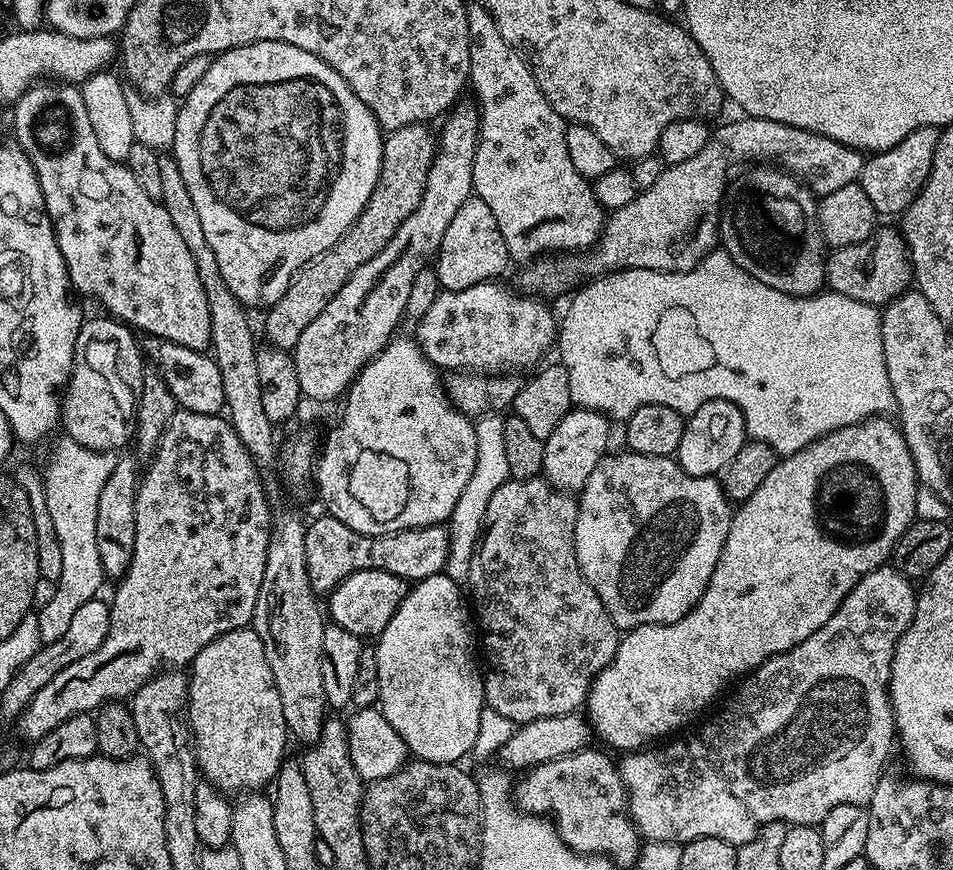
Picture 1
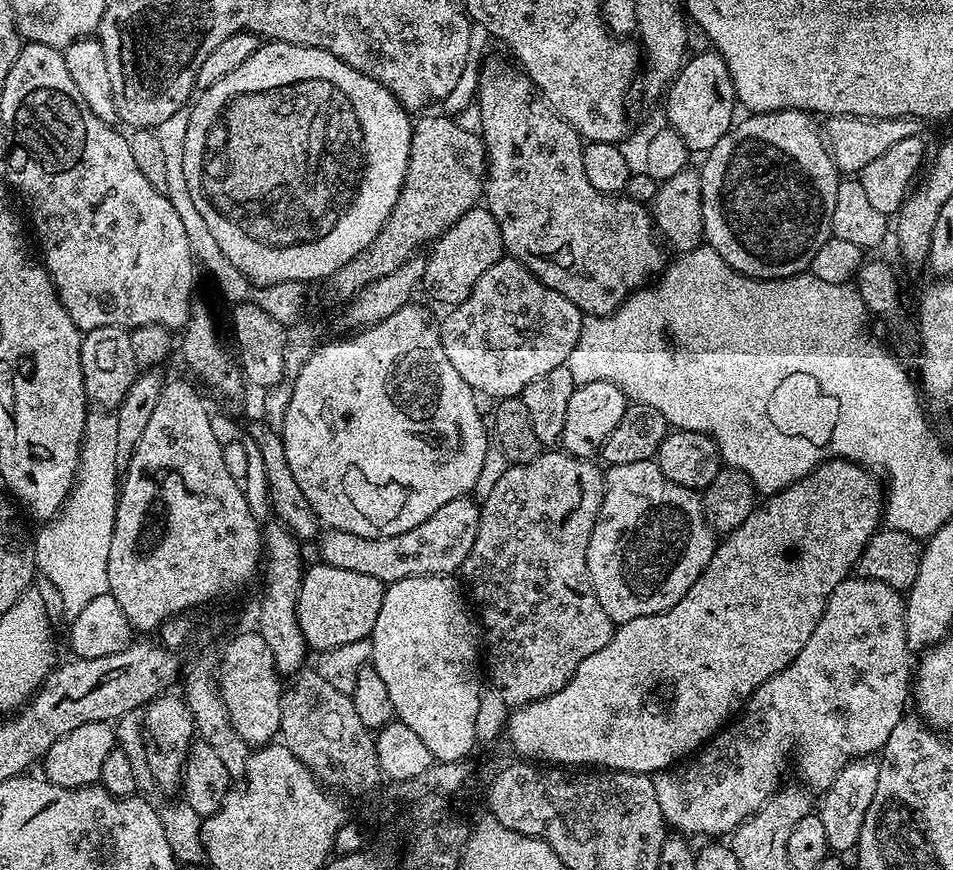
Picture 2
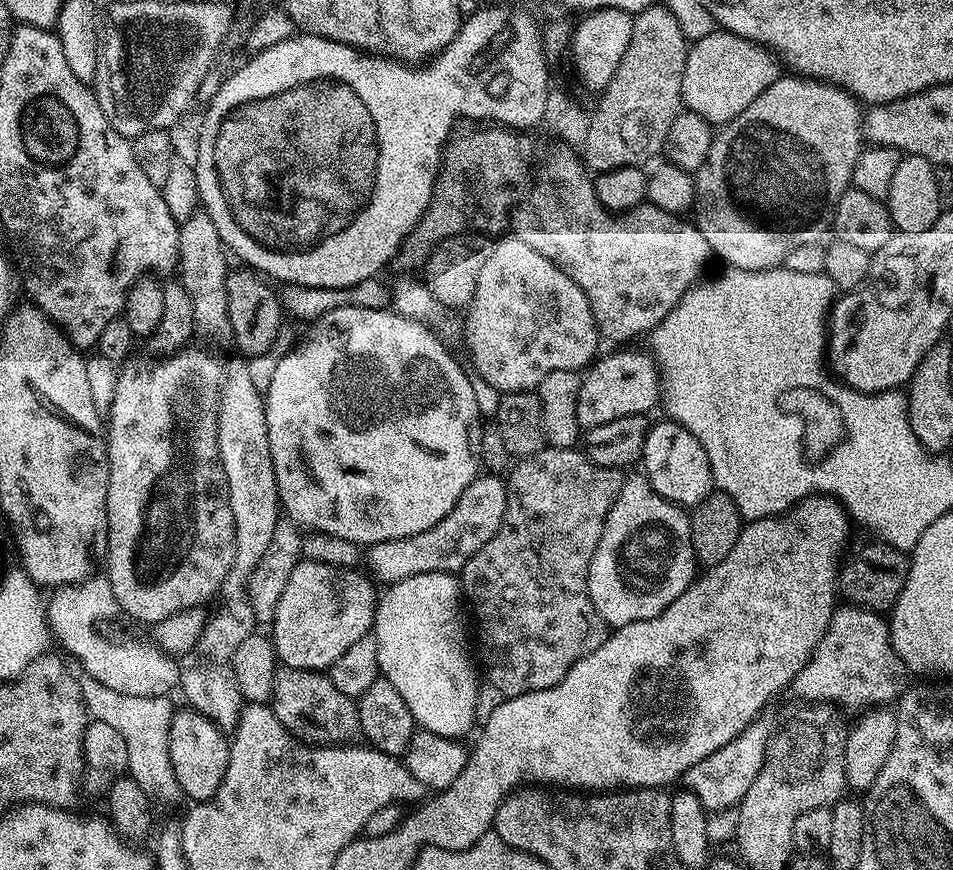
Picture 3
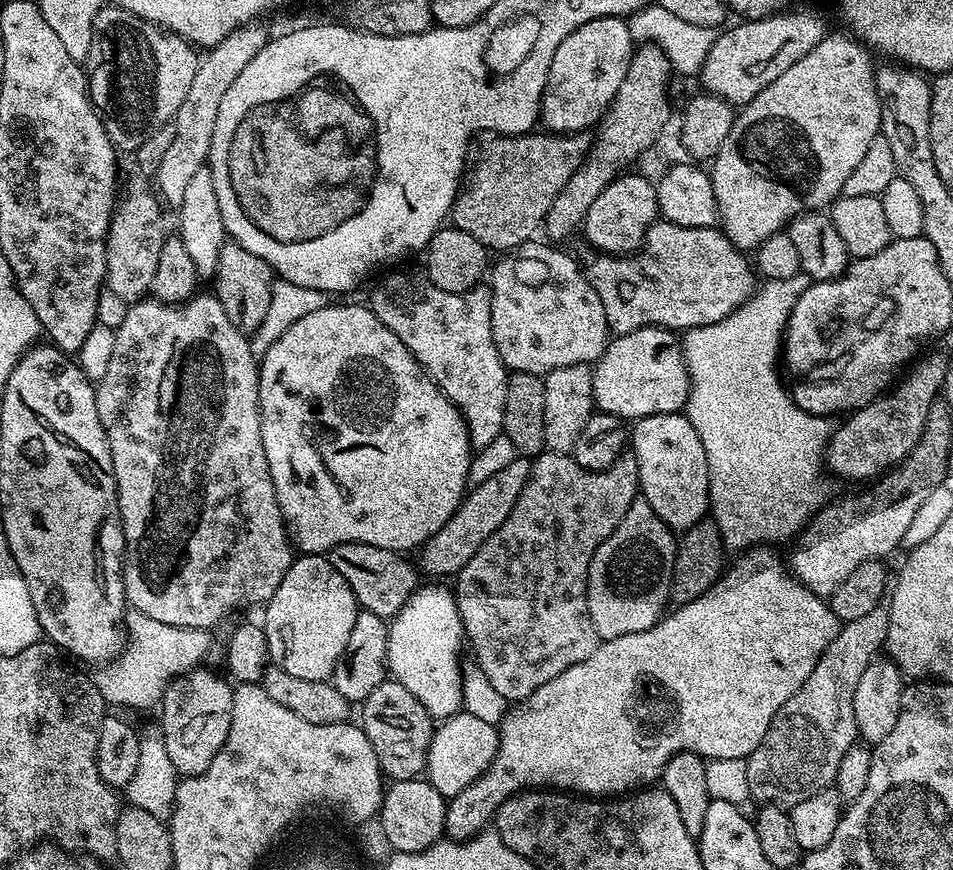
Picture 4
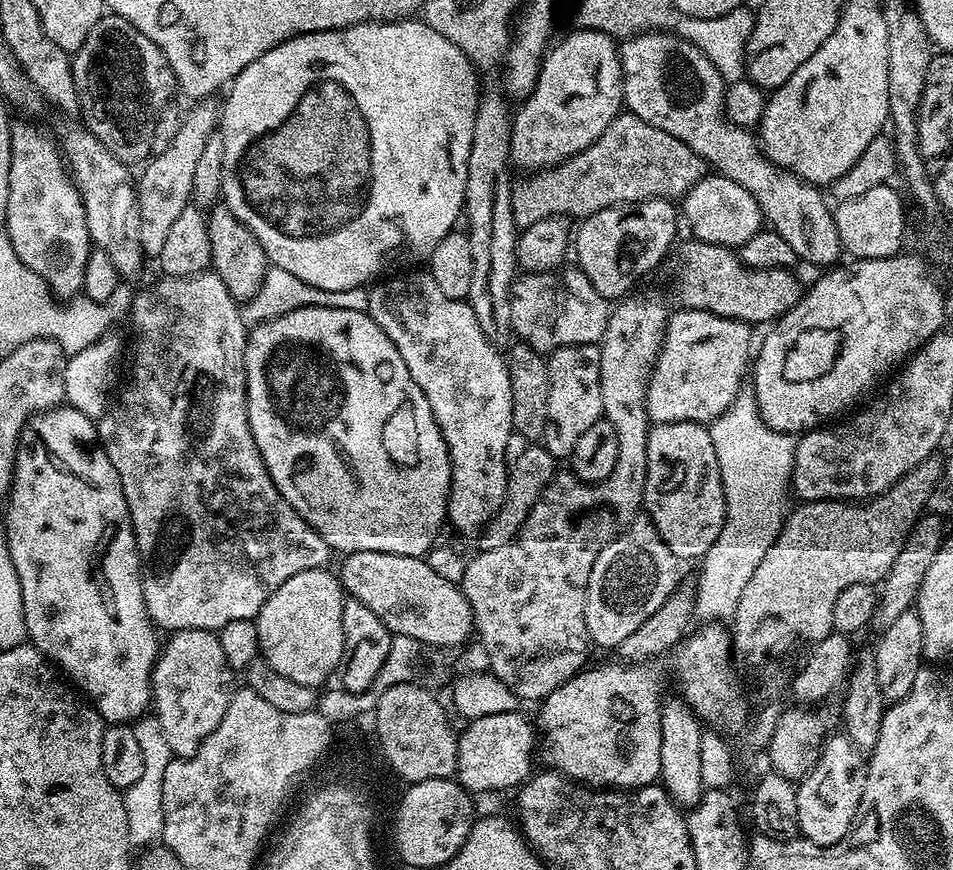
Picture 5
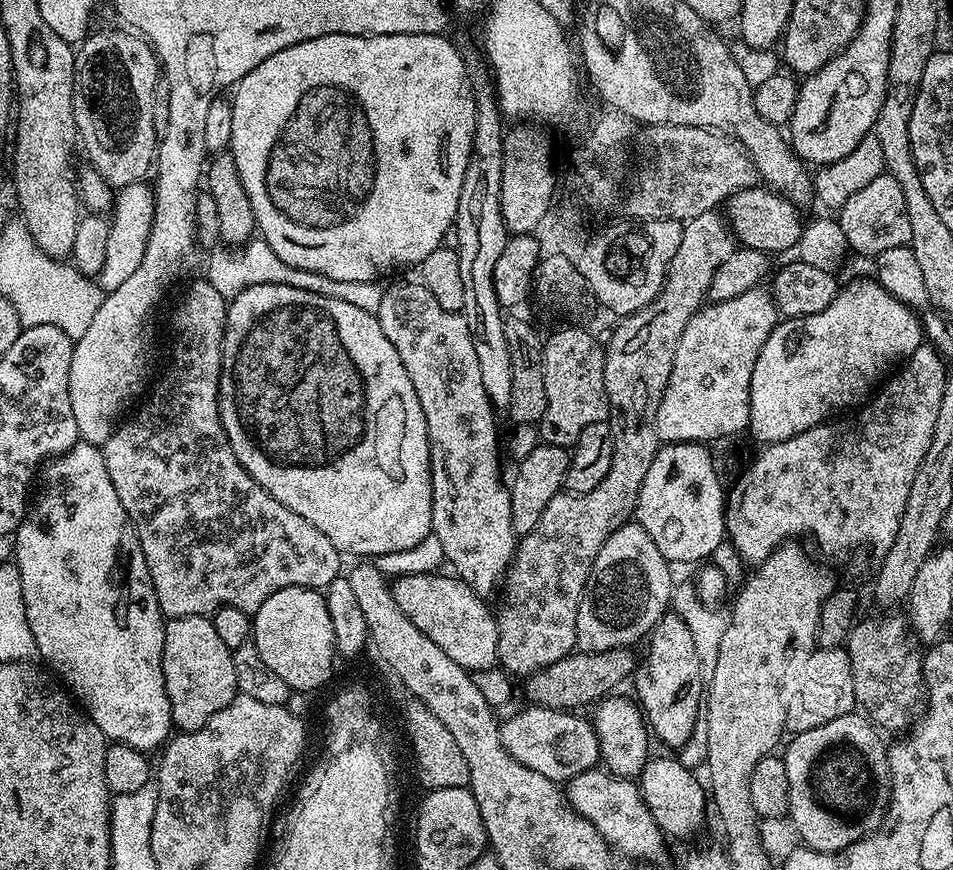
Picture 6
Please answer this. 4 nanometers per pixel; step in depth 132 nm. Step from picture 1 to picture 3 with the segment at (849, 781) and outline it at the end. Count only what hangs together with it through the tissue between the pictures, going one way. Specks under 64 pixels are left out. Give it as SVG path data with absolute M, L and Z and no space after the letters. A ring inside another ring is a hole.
M840 606L832 613L826 634L822 634L814 654L792 679L790 688L804 702L823 702L841 709L867 710L891 705L906 687L904 676L904 663L892 648L889 621L869 608ZM757 718L749 728L742 730L742 734L738 734L738 738L726 742L722 750L714 750L714 754L702 758L702 762L690 766L690 770L682 777L683 787L696 795L698 802L702 802L709 813L735 809L743 800L746 790L750 790L750 785L758 776L758 770L762 768L769 731L769 721L767 724L764 718Z

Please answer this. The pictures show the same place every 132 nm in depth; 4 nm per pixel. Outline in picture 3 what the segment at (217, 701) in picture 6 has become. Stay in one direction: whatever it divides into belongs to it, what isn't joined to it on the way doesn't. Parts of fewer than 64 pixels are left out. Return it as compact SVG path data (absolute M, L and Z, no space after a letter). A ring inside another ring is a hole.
M191 706L176 710L169 730L169 752L174 778L181 793L189 796L189 801L208 800L215 794L230 762L230 740L213 720Z

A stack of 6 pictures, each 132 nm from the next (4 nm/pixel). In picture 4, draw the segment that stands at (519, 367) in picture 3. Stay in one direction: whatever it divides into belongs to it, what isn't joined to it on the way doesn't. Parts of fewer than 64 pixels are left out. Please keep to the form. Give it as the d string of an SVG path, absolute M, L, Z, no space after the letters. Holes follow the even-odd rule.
M529 242L522 247L515 249L514 254L504 254L499 257L500 260L491 265L490 268L490 287L492 289L492 309L490 310L490 326L494 334L494 346L498 346L498 354L502 358L504 367L509 373L525 372L526 374L534 374L535 376L545 377L548 373L558 370L562 366L578 366L586 364L595 365L600 355L604 353L608 346L610 333L608 330L608 315L602 306L602 298L598 298L598 294L594 290L594 286L590 286L588 277L582 264L579 264L572 256L567 256L564 252L559 252L559 247L553 246L551 243L536 244L537 242Z

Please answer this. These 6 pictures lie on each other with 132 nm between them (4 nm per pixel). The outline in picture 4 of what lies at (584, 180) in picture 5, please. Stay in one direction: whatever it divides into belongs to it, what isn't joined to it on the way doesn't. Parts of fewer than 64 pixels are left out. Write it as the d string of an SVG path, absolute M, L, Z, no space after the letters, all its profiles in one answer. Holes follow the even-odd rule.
M533 130L522 136L506 136L501 135L488 149L484 152L484 157L476 164L476 169L467 177L466 186L461 187L460 191L456 193L456 201L452 203L452 211L450 213L450 220L455 227L466 230L470 234L474 234L474 238L478 238L478 242L482 242L484 247L496 254L508 254L513 250L522 247L533 239L535 232L541 231L546 214L550 210L550 206L554 202L554 198L558 198L558 194L562 190L562 186L566 186L566 182L570 182L570 178L580 169L581 164L584 163L584 158L588 154L589 148L592 146L594 139L591 131L573 132L571 134L553 134L547 130Z

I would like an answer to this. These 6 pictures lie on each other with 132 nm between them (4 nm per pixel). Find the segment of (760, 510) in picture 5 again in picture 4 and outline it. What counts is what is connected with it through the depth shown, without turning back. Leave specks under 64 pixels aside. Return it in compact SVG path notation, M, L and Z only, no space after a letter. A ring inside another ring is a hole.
M803 274L785 280L764 280L751 298L722 322L689 328L682 336L688 367L686 415L690 426L698 430L698 438L702 438L702 450L706 450L710 516L716 521L725 549L732 554L772 542L768 540L791 541L833 495L833 481L826 475L824 462L824 450L834 431L833 421L797 406L782 379L782 345L788 316L809 283Z

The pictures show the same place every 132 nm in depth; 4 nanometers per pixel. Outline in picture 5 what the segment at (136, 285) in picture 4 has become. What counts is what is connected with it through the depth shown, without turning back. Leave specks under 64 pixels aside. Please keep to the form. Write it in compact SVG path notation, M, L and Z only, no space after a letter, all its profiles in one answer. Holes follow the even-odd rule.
M83 126L66 129L58 136L58 147L84 203L86 230L93 245L110 254L110 262L114 262L114 270L118 270L122 278L138 275L146 257L140 246L140 212L136 209L137 185L133 169L110 154L110 150Z

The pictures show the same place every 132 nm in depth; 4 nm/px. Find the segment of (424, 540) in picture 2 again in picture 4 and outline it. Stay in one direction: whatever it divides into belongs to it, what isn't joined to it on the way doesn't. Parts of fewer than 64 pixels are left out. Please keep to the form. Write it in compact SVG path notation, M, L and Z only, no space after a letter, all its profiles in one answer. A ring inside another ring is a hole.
M517 458L503 467L498 474L491 475L486 482L476 484L473 492L471 489L456 507L456 513L433 536L420 545L419 571L429 572L432 575L429 577L432 578L455 577L456 573L462 570L462 566L466 566L466 562L470 562L470 558L478 554L486 538L490 538L490 534L494 534L494 530L498 530L502 522L510 518L510 510L514 510L514 502L518 502L518 494L522 494L522 486L526 486L531 469L531 459Z

